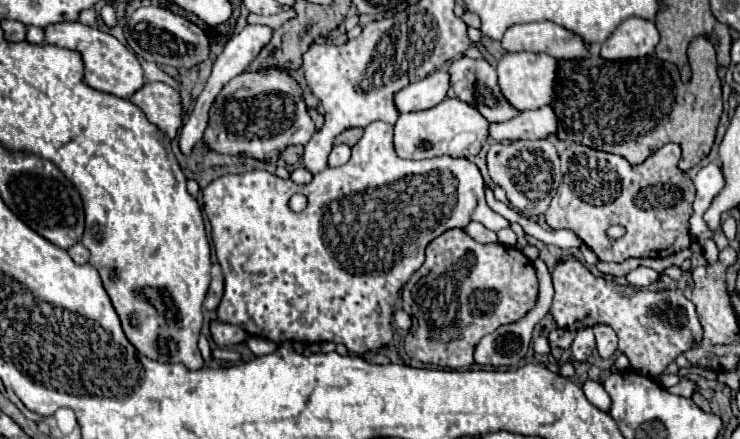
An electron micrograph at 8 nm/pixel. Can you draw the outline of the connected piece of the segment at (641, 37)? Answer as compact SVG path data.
M630 17L622 21L616 31L604 41L600 55L604 59L638 59L652 55L658 39L660 35L652 21Z

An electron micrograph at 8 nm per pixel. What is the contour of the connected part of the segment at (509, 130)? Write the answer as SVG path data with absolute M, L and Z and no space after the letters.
M542 107L536 111L524 111L518 117L506 123L492 123L490 135L496 141L514 141L514 139L544 139L548 135L558 135L558 117L552 107Z

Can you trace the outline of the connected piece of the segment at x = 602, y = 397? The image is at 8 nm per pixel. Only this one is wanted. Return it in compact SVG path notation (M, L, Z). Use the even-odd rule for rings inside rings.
M586 379L586 383L584 383L584 395L588 397L588 401L592 403L592 405L596 405L598 409L602 409L602 411L608 411L610 409L610 399L608 399L608 393L604 391L604 387L602 387L602 383L600 381L594 381L594 379Z

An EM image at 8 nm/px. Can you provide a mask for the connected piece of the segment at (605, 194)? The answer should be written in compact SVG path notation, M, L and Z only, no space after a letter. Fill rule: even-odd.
M572 143L562 155L564 181L544 213L550 229L572 229L602 259L624 261L630 257L672 255L692 245L688 219L696 187L692 179L678 169L680 145L668 143L652 153L644 163L630 165L624 157L600 149ZM664 187L664 201L662 201ZM622 225L626 233L620 239L606 235L608 227Z

